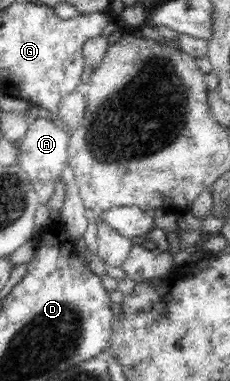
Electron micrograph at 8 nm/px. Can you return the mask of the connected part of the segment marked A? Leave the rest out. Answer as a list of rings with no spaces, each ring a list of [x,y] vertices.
[[[53,120],[34,121],[28,125],[24,137],[17,143],[18,146],[18,164],[24,169],[29,176],[33,188],[39,196],[41,204],[47,204],[57,181],[61,180],[62,171],[68,161],[68,143],[70,133],[61,125],[56,124]]]

